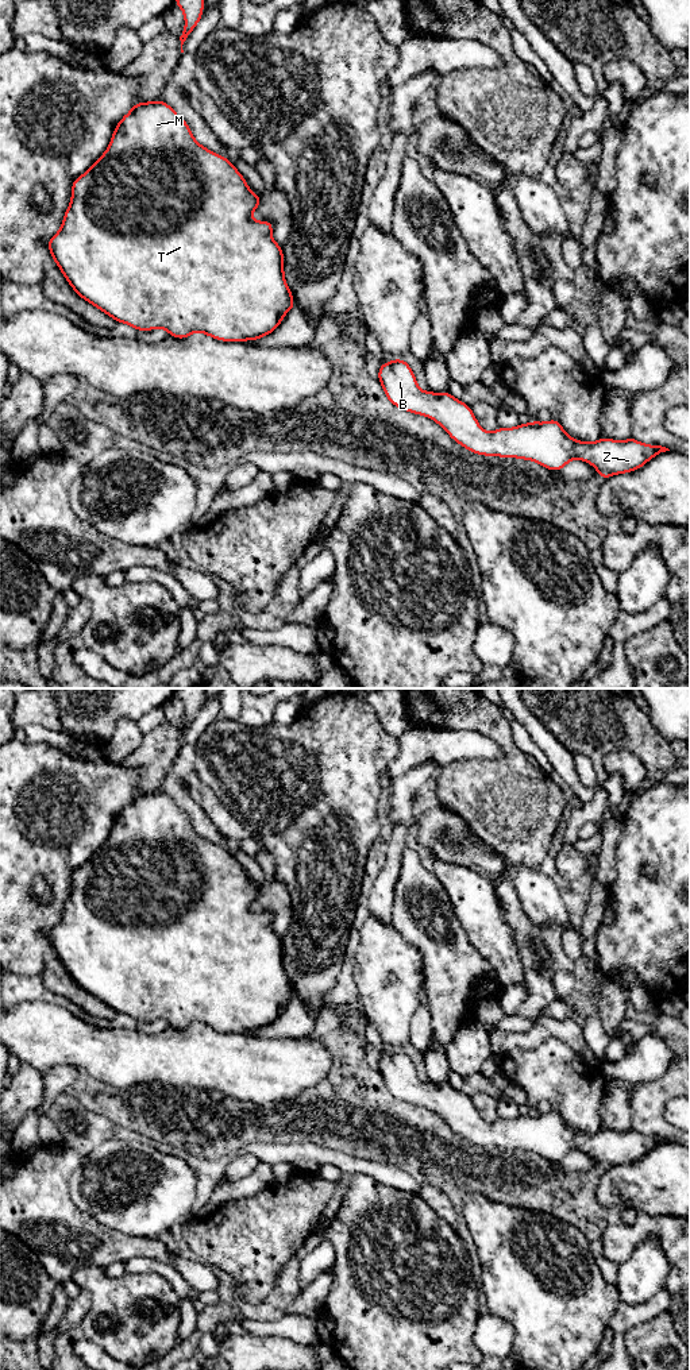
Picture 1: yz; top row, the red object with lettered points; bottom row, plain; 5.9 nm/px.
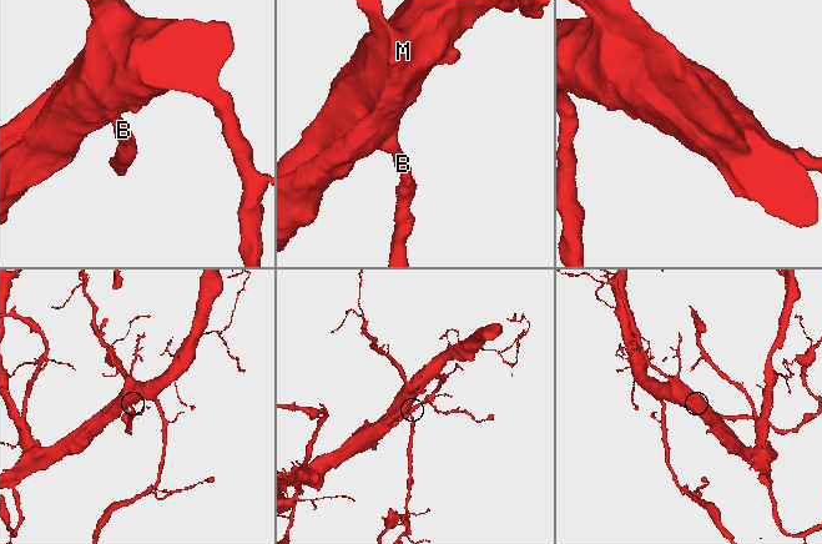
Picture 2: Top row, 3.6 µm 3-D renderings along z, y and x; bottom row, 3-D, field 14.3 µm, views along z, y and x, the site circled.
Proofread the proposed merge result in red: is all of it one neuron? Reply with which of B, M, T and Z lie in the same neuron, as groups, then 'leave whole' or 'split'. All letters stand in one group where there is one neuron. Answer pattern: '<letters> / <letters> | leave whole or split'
B M T Z | leave whole

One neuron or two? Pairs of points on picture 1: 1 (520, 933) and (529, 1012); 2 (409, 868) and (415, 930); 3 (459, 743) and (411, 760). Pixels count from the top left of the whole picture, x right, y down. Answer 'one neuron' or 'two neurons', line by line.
1: one neuron
2: one neuron
3: one neuron

